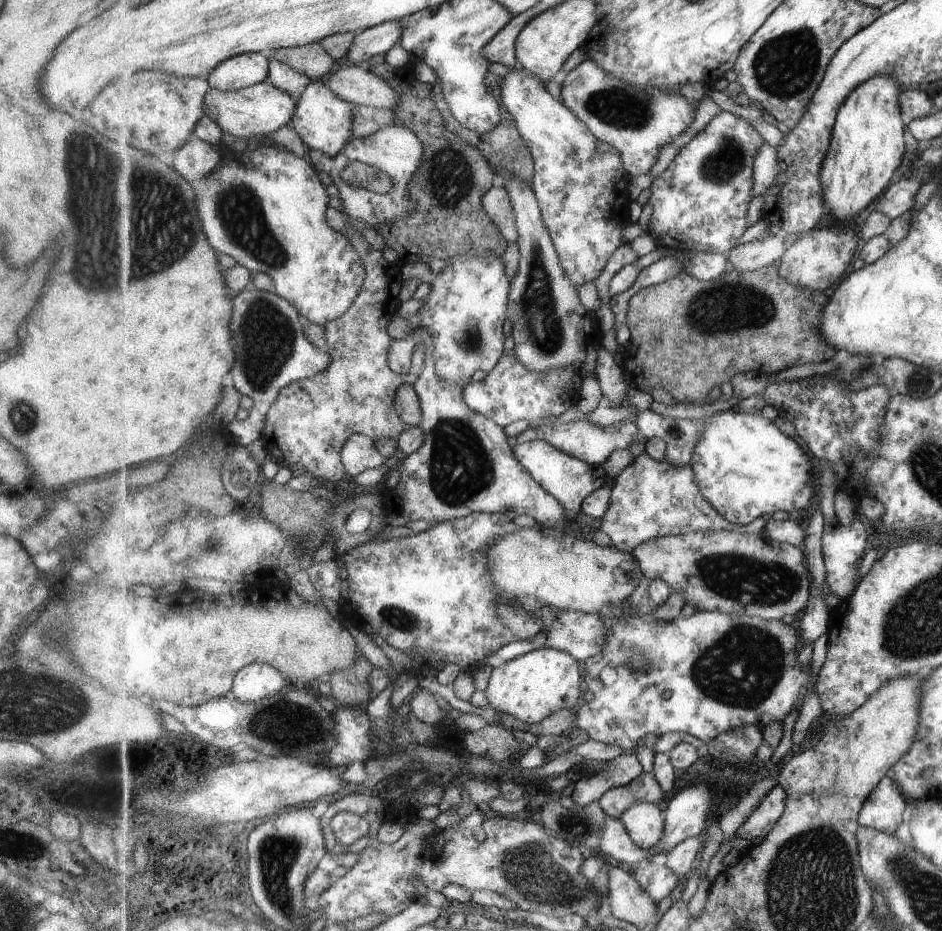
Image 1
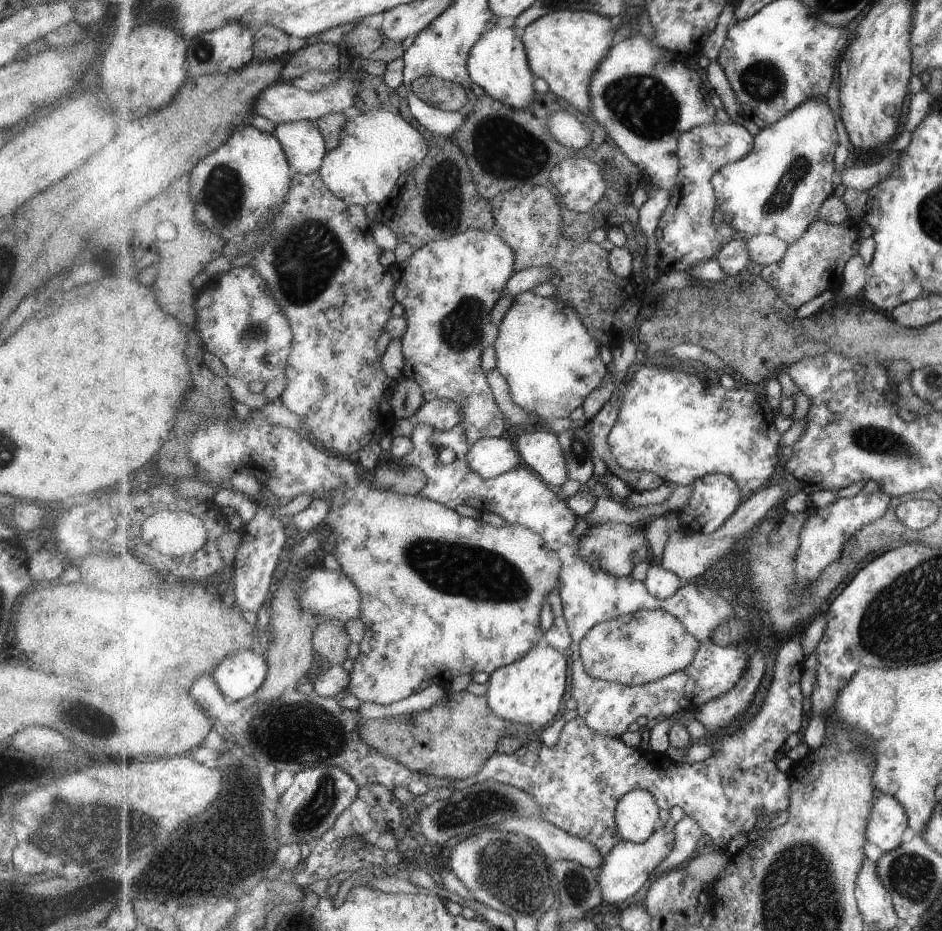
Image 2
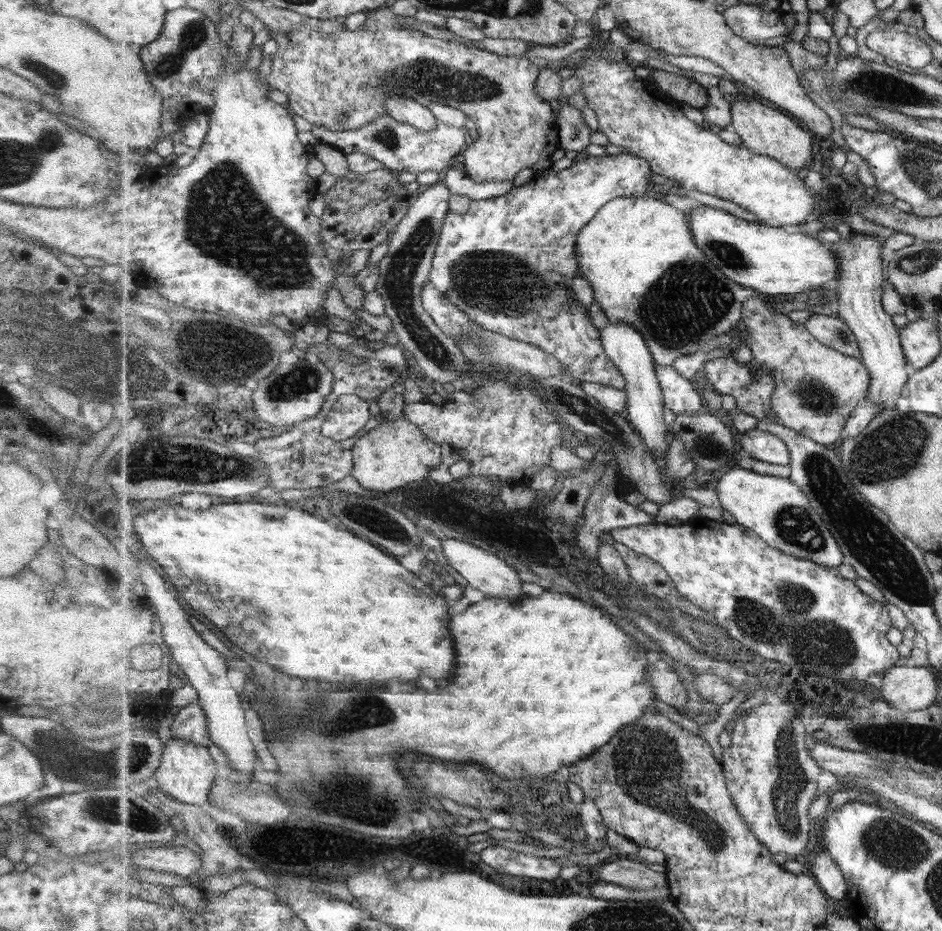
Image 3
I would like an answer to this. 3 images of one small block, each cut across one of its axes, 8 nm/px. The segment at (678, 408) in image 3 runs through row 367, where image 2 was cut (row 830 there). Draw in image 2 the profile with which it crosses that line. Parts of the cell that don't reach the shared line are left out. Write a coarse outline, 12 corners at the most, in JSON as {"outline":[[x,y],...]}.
{"outline":[[673,826],[645,843],[622,841],[598,870],[604,902],[642,896],[671,854]]}

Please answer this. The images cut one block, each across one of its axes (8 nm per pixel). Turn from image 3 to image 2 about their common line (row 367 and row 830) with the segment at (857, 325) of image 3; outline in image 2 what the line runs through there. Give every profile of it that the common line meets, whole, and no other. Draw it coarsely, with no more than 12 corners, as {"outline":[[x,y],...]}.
{"outline":[[878,794],[866,830],[883,854],[900,848],[909,822],[892,796]]}

